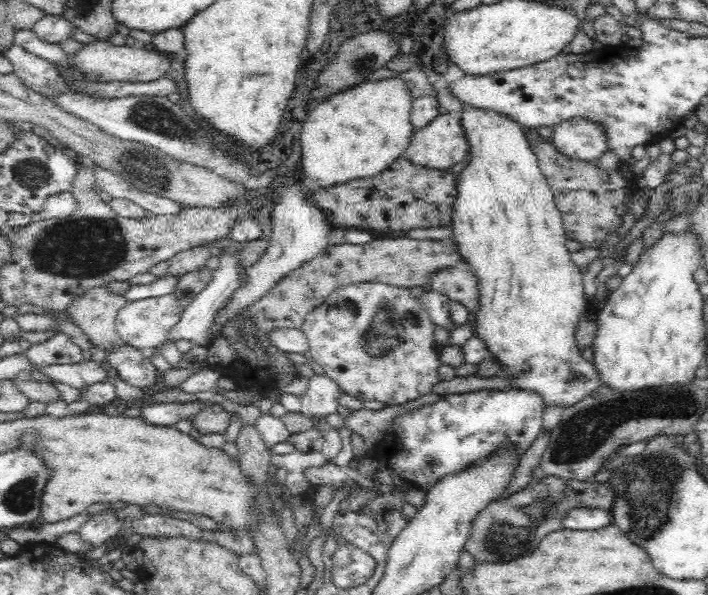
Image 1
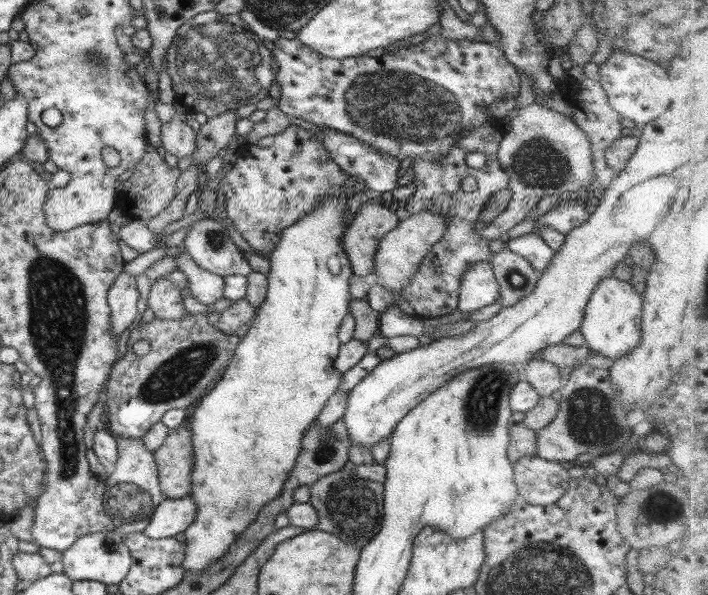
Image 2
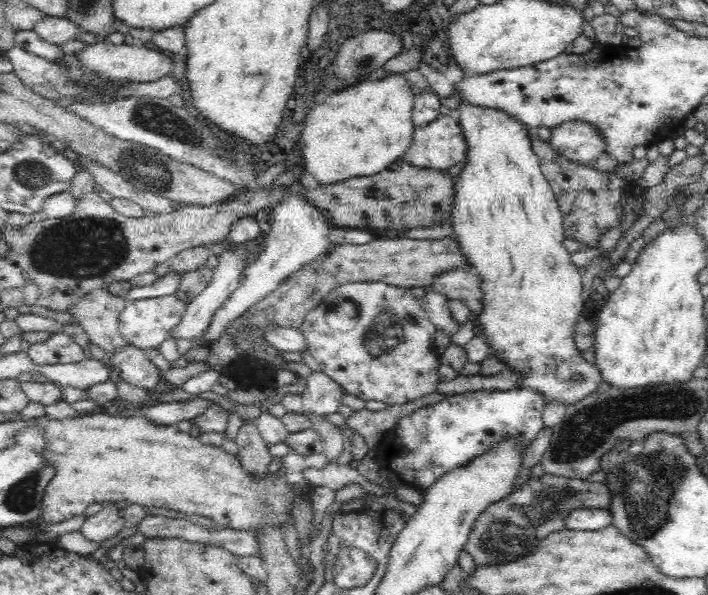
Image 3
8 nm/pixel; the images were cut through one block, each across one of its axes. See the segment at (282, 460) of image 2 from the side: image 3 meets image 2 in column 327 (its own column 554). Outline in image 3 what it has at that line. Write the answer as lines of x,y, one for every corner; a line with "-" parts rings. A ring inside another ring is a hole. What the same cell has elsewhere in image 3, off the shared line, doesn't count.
462,97
458,101
456,119
458,120
460,131
464,135
464,143
466,143
466,162
464,162
464,168
462,168
459,175
453,178
455,194
449,219
453,225
454,232
456,232
455,238
458,241
458,245
460,245
462,254
465,255
470,267
473,267
475,273
482,278
482,305
484,305
484,310
475,317
476,325
480,325
480,335
488,337
488,341
492,345
493,354
498,355
500,359
504,359
508,369
514,369
514,371
518,371
522,375
522,380
517,386
538,389
538,393
542,393
542,396
544,396
546,404
552,402
552,400
566,402
569,406
575,404
578,400
582,400
581,398
592,394
602,384
603,378
596,364
586,362
574,344
572,330
574,330
574,325
578,322
577,320
580,320
579,316
584,310
583,304
586,293
578,268
574,267
570,259
570,250
562,247
562,239
564,237
563,216
560,213
550,182
541,172
540,160
533,151
531,140
529,139
529,129
522,122
519,122
514,115
510,115
510,113
502,111
502,109
474,105
474,103
462,99

